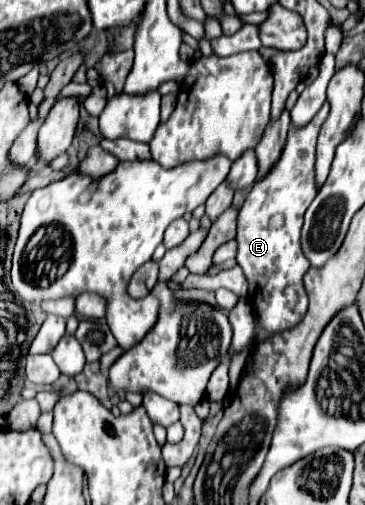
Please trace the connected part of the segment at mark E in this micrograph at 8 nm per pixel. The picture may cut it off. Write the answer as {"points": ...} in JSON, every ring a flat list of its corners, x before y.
{"points":[[328,103,320,113,304,127,290,125,288,139,280,159,270,171,260,177,248,193,240,217,238,217,238,265,244,269,250,283,248,299,254,309,256,333,254,341,262,341,266,333,276,333,294,327,306,313,308,297,304,291,304,275,310,269,310,261,300,249,302,217,312,199,316,197,316,173,314,173,314,151,316,139,324,119,328,117]]}

